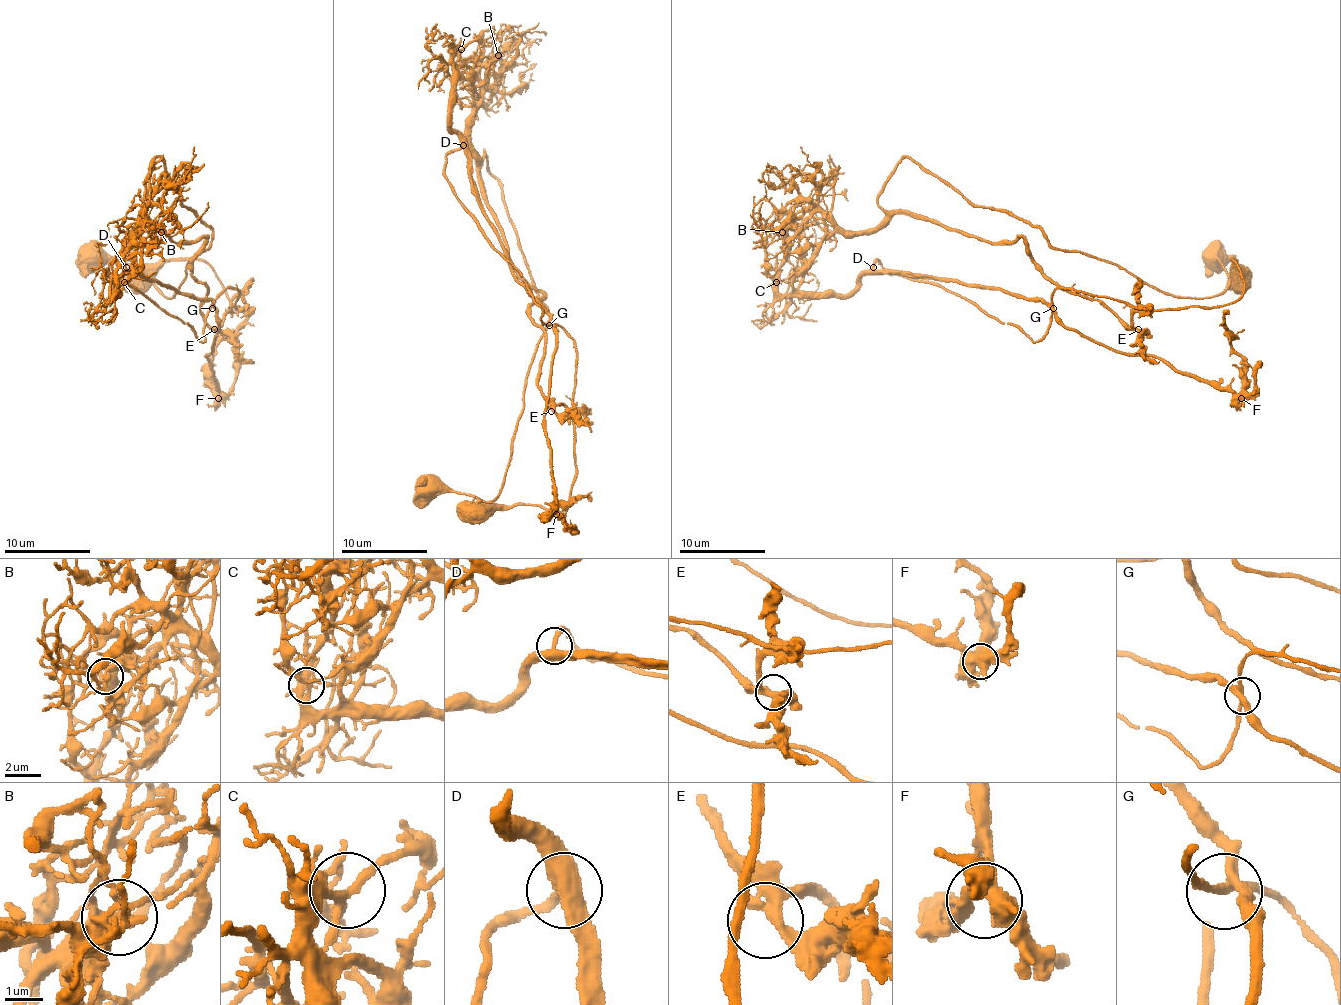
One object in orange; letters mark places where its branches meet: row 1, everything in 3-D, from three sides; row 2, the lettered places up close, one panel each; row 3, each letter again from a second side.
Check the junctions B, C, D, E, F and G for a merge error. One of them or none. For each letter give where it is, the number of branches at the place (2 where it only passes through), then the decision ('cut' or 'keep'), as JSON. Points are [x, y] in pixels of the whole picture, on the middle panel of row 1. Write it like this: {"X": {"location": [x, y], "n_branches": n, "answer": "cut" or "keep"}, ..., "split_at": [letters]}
{"B": {"location": [498, 55], "n_branches": 6, "answer": "cut"}, "C": {"location": [461, 49], "n_branches": 4, "answer": "keep"}, "D": {"location": [463, 145], "n_branches": 3, "answer": "keep"}, "E": {"location": [551, 411], "n_branches": 3, "answer": "keep"}, "F": {"location": [556, 514], "n_branches": 5, "answer": "keep"}, "G": {"location": [549, 325], "n_branches": 4, "answer": "keep"}, "split_at": ["B"]}

